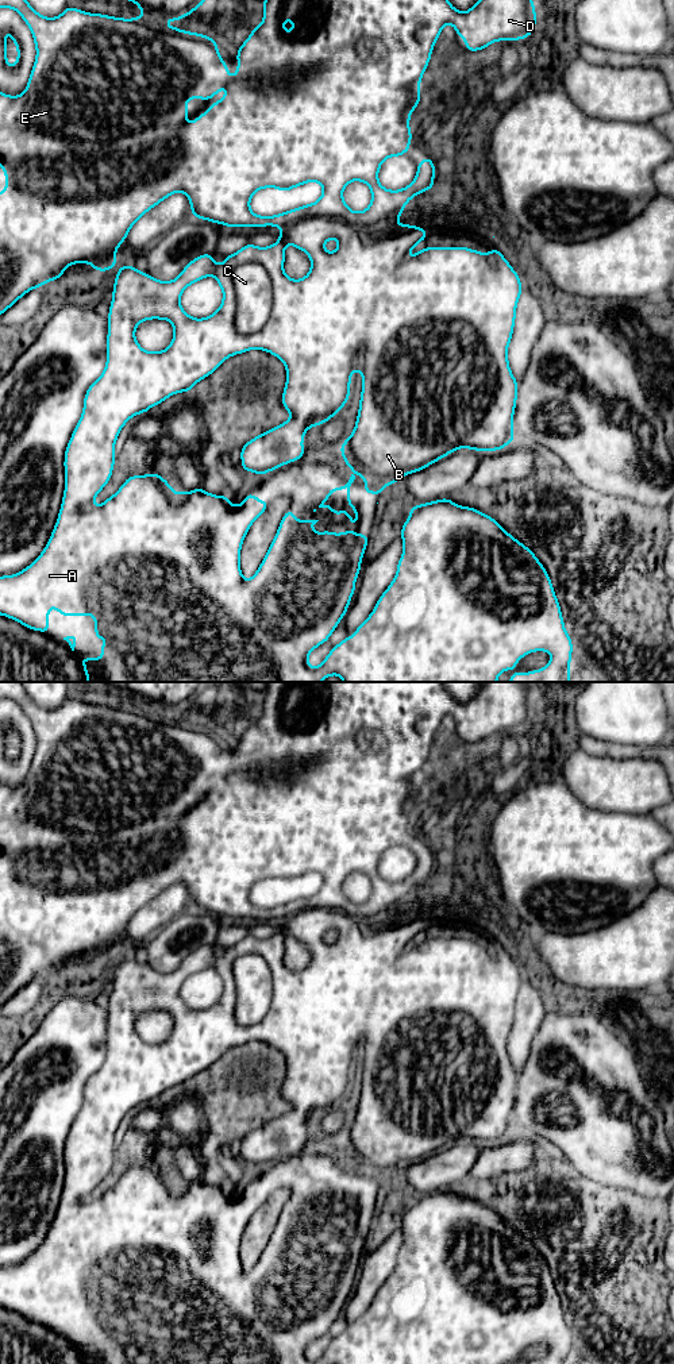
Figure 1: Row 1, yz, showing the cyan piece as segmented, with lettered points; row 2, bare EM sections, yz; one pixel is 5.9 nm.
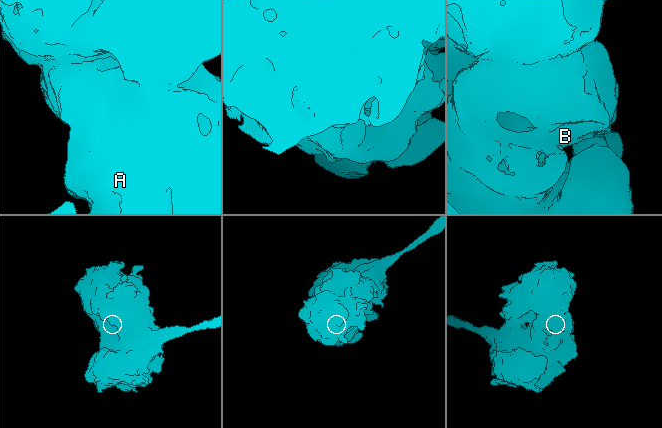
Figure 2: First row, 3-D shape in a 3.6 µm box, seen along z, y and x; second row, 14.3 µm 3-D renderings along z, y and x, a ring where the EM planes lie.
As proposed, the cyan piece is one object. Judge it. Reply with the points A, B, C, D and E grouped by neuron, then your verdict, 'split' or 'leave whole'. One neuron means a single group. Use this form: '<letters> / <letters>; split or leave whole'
A B C D E; leave whole

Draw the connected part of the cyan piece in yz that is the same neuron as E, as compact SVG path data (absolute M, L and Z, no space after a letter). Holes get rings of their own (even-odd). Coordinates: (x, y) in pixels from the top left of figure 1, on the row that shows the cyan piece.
M0 0L0 8L12 8L23 18L23 20L26 22L26 24L28 26L28 28L32 34L32 38L35 42L35 49L36 49L35 62L34 62L26 90L19 96L8 96L8 95L0 92L0 167L5 173L5 189L0 193L0 315L3 315L9 307L15 305L18 303L18 300L20 297L23 297L27 292L41 288L46 282L51 282L57 278L61 278L63 276L63 270L68 269L73 263L90 263L93 266L92 270L100 270L103 273L118 266L115 262L116 261L115 254L116 254L119 246L126 240L127 234L130 232L132 226L138 221L138 219L140 216L143 216L146 212L149 212L151 208L158 205L166 197L169 197L177 192L182 192L188 196L193 217L209 220L216 224L226 224L228 227L228 230L234 228L234 227L266 227L266 226L271 226L271 227L280 226L282 230L280 231L280 239L274 244L267 246L267 247L257 247L251 243L247 243L239 251L227 255L224 262L220 265L215 263L213 254L201 254L201 255L196 257L193 261L190 261L184 267L184 270L178 274L178 277L174 278L173 281L167 281L167 282L159 281L147 273L139 271L138 269L135 269L131 265L123 265L122 269L118 271L115 284L112 288L113 296L112 296L112 301L111 301L111 307L109 307L109 315L107 317L108 335L107 335L105 369L104 369L103 374L88 388L85 397L84 397L84 409L82 409L81 417L77 423L77 427L73 429L72 438L65 450L65 461L63 461L65 492L63 492L62 505L61 505L61 509L58 513L57 523L53 528L53 533L51 533L50 539L47 540L47 544L43 548L42 554L30 566L27 566L24 570L19 571L18 574L0 577L0 614L20 623L22 625L24 625L28 629L42 631L45 635L49 635L49 609L53 606L55 606L58 609L59 616L92 614L96 620L96 623L92 627L97 631L96 633L92 635L92 637L93 639L99 639L99 637L108 639L109 643L100 644L100 650L104 652L104 655L101 658L80 658L80 662L82 663L84 671L86 674L86 682L320 682L321 679L327 679L330 675L334 675L334 674L339 675L343 682L497 682L498 675L504 670L515 668L517 662L523 656L525 656L534 651L547 651L552 656L552 659L543 668L534 670L529 673L515 673L509 678L508 682L570 682L570 678L571 678L570 662L571 662L571 652L573 652L573 641L565 628L562 610L561 610L558 598L554 593L552 582L547 574L547 570L544 569L544 566L539 562L536 555L528 547L525 547L523 543L520 543L517 539L515 539L511 533L508 533L493 517L482 513L478 509L457 505L454 501L448 500L447 497L442 498L442 500L425 502L425 504L413 505L411 508L409 516L401 528L400 536L403 539L404 550L403 550L403 555L397 563L396 577L393 578L393 581L390 582L388 589L382 593L382 596L378 598L370 616L355 629L354 635L346 637L339 644L336 644L328 652L328 655L323 660L323 663L319 664L317 667L311 667L308 664L307 659L308 659L309 654L316 647L319 647L320 644L326 643L330 639L331 633L335 631L335 628L338 627L338 624L344 617L344 614L348 609L351 597L355 593L355 581L361 571L361 560L363 559L363 554L365 554L365 550L369 543L369 537L366 533L354 533L351 529L347 529L343 533L334 533L332 531L313 532L312 527L319 520L296 520L294 510L288 509L278 525L278 531L277 531L262 563L259 565L257 573L249 581L246 581L240 571L240 563L239 563L240 548L242 548L243 540L249 532L249 528L266 510L266 508L270 504L270 501L258 500L254 493L249 493L240 505L234 506L230 502L228 494L227 496L215 496L215 494L205 492L203 488L196 488L188 493L182 493L182 492L174 493L172 486L169 485L169 482L165 478L162 478L157 473L153 473L153 474L128 477L113 496L107 498L101 505L97 505L97 506L92 505L95 497L103 490L103 488L112 478L112 470L113 470L115 458L116 458L116 455L113 452L115 443L116 443L116 439L118 439L122 428L131 417L136 416L138 413L147 413L147 411L151 406L159 405L162 401L165 401L167 397L170 397L176 393L181 393L181 392L190 393L192 388L199 381L201 381L203 378L207 378L209 374L212 374L227 358L236 355L236 354L246 352L249 350L267 351L267 352L273 354L274 357L277 357L285 365L286 384L285 384L285 388L282 392L282 406L290 412L289 420L253 438L250 442L247 442L240 448L242 471L253 471L258 475L270 473L270 471L273 471L278 467L282 467L286 463L292 463L297 459L304 459L303 439L304 439L305 432L309 429L311 425L317 428L319 424L328 423L332 416L338 415L338 412L343 409L343 406L346 405L346 402L350 397L350 389L351 389L350 379L351 379L353 371L357 369L362 374L363 382L362 382L362 392L361 392L357 423L355 423L353 434L344 440L343 444L339 446L339 450L342 451L342 458L344 459L344 463L354 473L351 474L348 482L344 486L331 488L330 493L324 497L324 500L319 505L319 508L331 508L332 517L346 512L348 515L350 525L359 523L359 513L358 513L355 505L350 501L350 486L355 479L355 475L354 475L355 473L358 473L359 475L363 477L365 494L375 493L375 494L382 496L382 492L386 485L393 485L394 482L401 479L404 475L412 474L412 473L416 473L416 471L420 471L420 470L428 467L430 465L438 462L439 459L450 455L455 450L470 448L470 450L475 450L479 452L498 451L515 440L512 424L513 424L513 413L516 409L519 384L517 384L516 378L513 377L511 367L509 367L508 346L511 343L513 328L515 328L516 307L517 307L519 298L521 296L521 290L523 290L523 286L520 284L520 276L512 269L509 262L498 251L497 246L493 250L490 250L488 254L479 253L477 250L471 250L469 247L430 247L428 246L424 250L415 254L412 258L408 258L407 253L412 247L415 247L419 242L428 238L427 231L423 227L415 227L412 224L407 226L405 223L398 224L396 227L393 227L392 224L400 219L405 205L408 204L408 201L412 197L417 196L419 193L427 192L435 186L435 184L434 184L434 178L435 178L434 161L430 157L424 157L424 159L421 162L417 162L416 163L417 173L416 173L415 180L408 186L398 189L398 190L385 189L378 182L378 172L380 172L382 162L386 158L401 157L403 154L409 151L409 145L412 142L412 132L409 128L409 117L411 117L413 109L420 104L420 81L421 81L423 74L430 63L435 42L438 41L439 34L443 30L443 27L447 23L451 23L455 28L457 35L465 38L465 49L469 51L479 51L497 41L505 42L505 41L525 39L534 32L535 26L536 26L536 12L535 12L534 1L532 0L478 0L469 11L461 12L461 11L455 9L448 0L263 0L263 20L259 26L255 26L253 28L253 32L243 42L243 45L238 49L238 51L236 51L238 70L232 80L230 78L230 73L228 73L228 68L227 68L226 62L223 61L223 58L219 54L217 41L212 39L211 36L207 36L205 34L182 31L181 28L163 26L163 24L154 22L155 19L181 20L182 18L189 16L195 9L200 8L205 0L130 0L130 1L135 3L140 8L140 11L143 14L142 16L132 18L132 19L115 18L115 16L108 16L108 15L101 15L101 14L84 12L81 9L68 5L59 16L45 18L41 14L38 14L28 4L27 0ZM227 82L230 84L230 86L227 89L227 95L220 101L211 105L209 109L205 111L203 115L199 115L197 119L188 126L186 122L189 119L186 116L186 111L189 109L189 107L186 105L186 100L188 99L201 99L201 100L212 99L217 90L222 90L226 86ZM315 181L323 186L321 197L316 203L304 204L300 208L294 208L294 209L290 209L290 211L286 211L282 213L277 213L274 216L259 216L259 215L253 213L250 209L250 200L251 200L253 194L263 188L277 188L281 192L286 192L286 190L294 189L299 185L304 185L307 182L315 182ZM351 181L362 181L362 182L367 184L371 190L371 203L362 212L351 211L343 200L343 189ZM328 239L336 239L339 242L338 248L332 253L327 253L324 250L324 243ZM286 244L292 244L292 246L297 247L299 250L307 253L311 259L311 263L312 263L311 270L301 280L292 280L284 271L285 246ZM208 276L213 276L215 280L217 281L217 284L220 285L220 288L223 290L223 301L222 301L219 309L215 313L212 313L211 316L204 317L204 319L190 317L182 309L182 307L180 304L180 297L181 297L182 292L189 285L192 285L193 282L200 281ZM151 319L169 320L173 325L174 336L172 339L170 346L163 351L145 351L135 339L135 330L136 330L138 324L145 320L151 320Z

